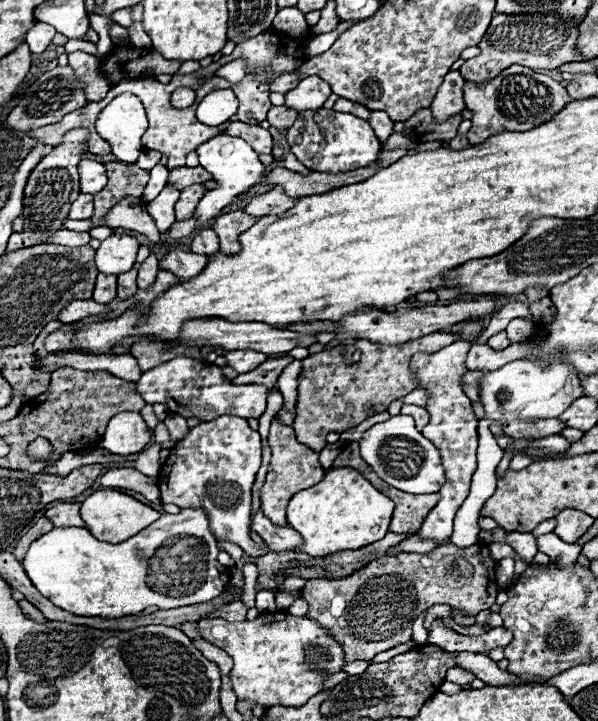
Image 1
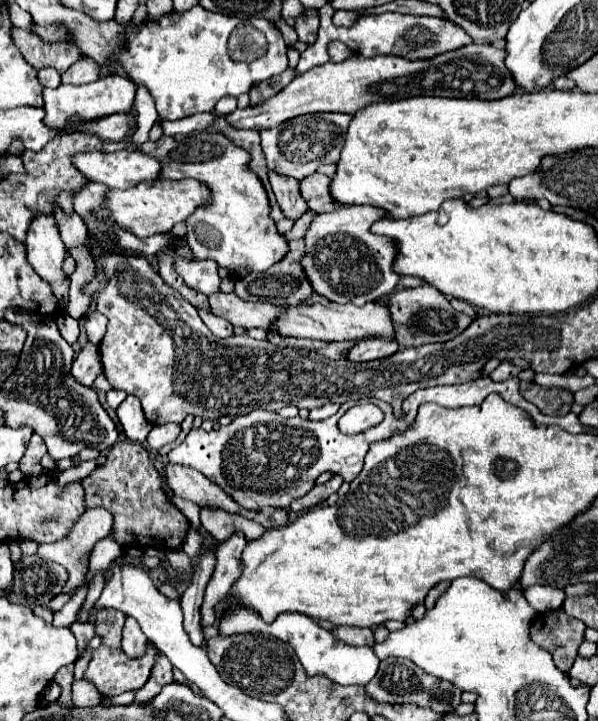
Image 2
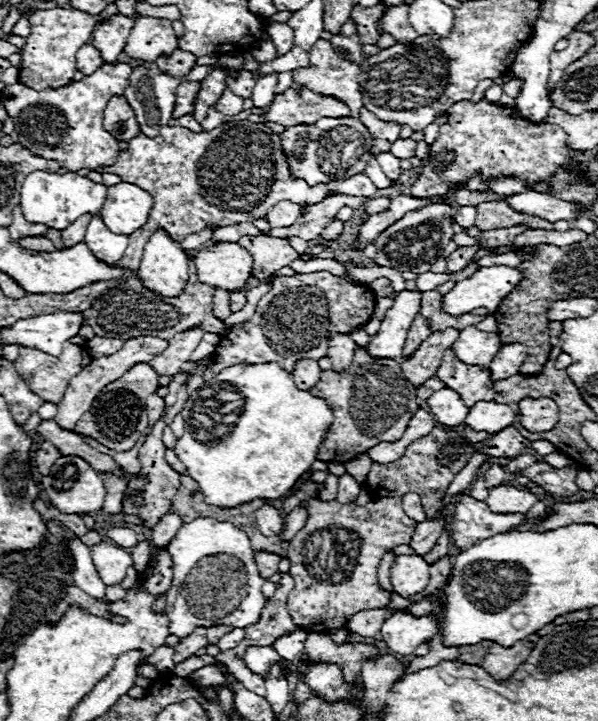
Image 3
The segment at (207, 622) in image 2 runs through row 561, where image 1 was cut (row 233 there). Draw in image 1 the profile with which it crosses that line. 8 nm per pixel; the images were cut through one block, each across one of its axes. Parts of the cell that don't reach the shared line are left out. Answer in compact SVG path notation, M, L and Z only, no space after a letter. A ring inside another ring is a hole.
M236 210L236 212L228 212L228 214L222 214L214 220L212 224L212 230L218 234L220 238L220 252L222 254L238 254L240 252L240 242L238 242L238 236L248 230L250 226L256 224L258 218L252 218L252 216L246 216L242 210Z

